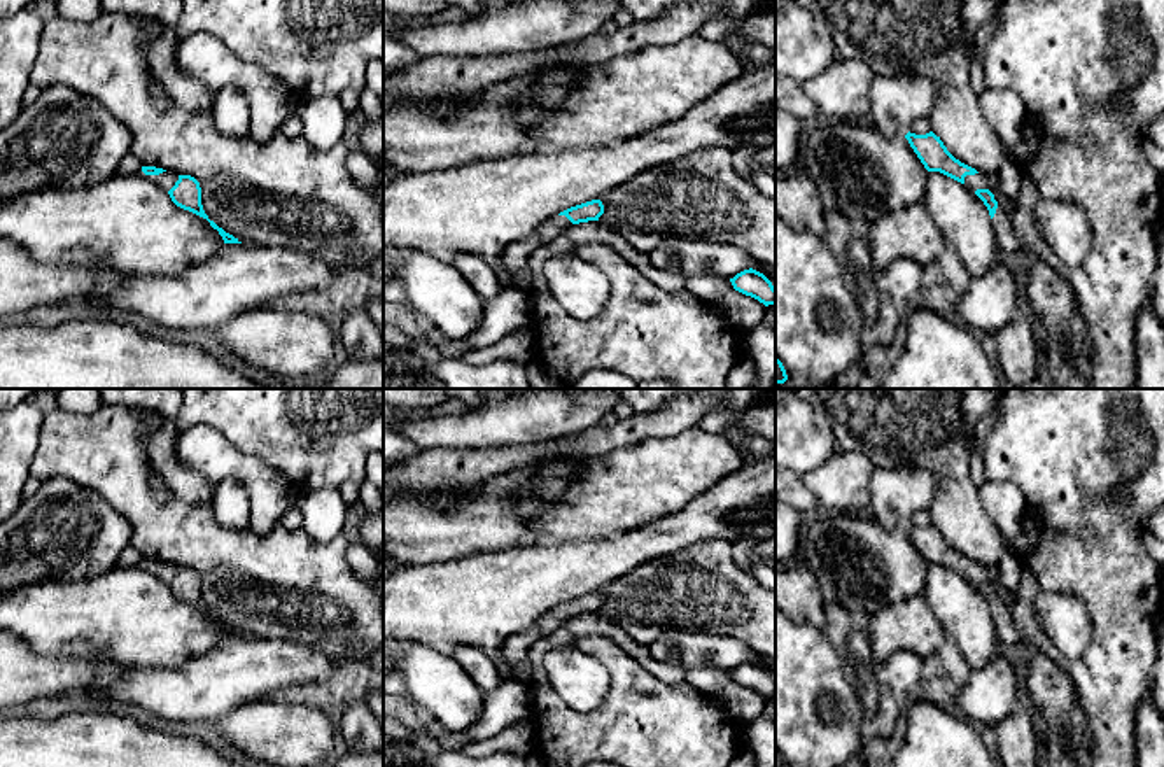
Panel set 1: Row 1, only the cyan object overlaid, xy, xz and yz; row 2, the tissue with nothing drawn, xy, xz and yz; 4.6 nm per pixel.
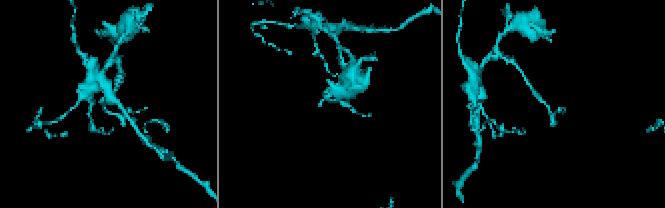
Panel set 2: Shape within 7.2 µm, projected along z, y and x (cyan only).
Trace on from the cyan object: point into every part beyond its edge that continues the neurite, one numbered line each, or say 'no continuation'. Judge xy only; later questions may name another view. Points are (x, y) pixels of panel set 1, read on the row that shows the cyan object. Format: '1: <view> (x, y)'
1: xy (167, 179)

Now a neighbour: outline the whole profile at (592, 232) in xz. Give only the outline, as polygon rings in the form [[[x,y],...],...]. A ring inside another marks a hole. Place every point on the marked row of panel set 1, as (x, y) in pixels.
[[[597,221],[572,224],[572,228],[565,235],[576,245],[583,243],[607,245],[662,291],[677,292],[684,289],[686,280],[684,275],[674,270],[663,270],[655,266],[649,259],[649,254],[637,250],[620,233]]]

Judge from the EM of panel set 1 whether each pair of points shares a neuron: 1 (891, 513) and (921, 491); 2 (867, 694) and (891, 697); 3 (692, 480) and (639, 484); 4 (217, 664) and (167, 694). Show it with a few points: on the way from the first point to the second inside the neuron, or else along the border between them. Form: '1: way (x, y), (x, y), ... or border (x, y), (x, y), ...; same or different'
1: way (898, 506), (914, 491); same
2: border (879, 664), (877, 710), (874, 715); different
3: way (680, 480), (652, 480); same
4: way (205, 676), (189, 692), (179, 694); same

